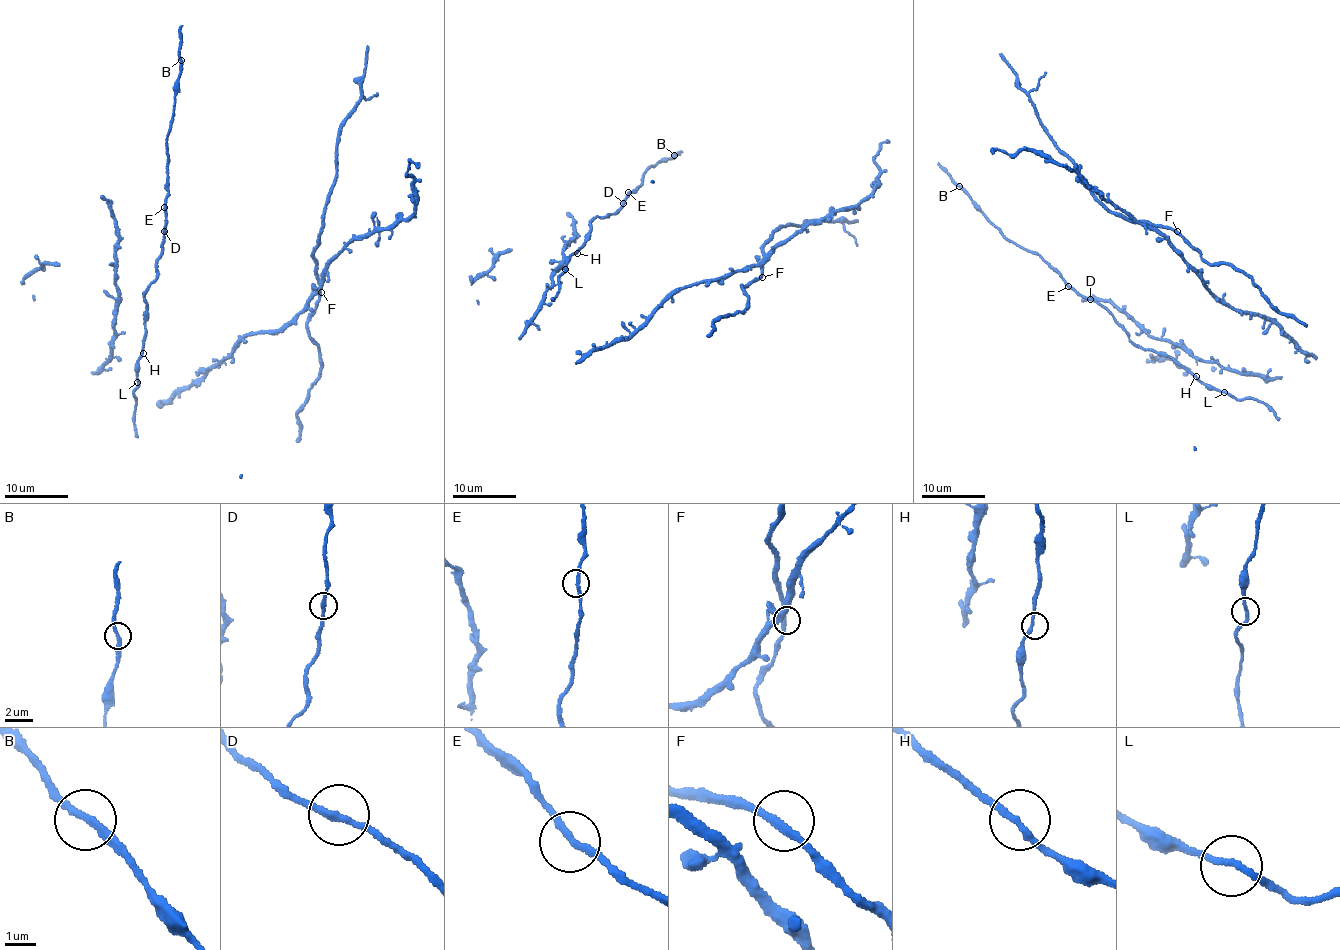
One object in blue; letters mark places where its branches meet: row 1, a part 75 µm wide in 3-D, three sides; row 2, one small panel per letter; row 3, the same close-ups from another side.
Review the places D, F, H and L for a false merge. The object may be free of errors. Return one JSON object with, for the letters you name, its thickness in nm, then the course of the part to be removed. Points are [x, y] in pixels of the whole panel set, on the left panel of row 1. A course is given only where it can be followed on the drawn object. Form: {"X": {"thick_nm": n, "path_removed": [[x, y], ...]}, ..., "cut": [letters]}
{"cut": []}

